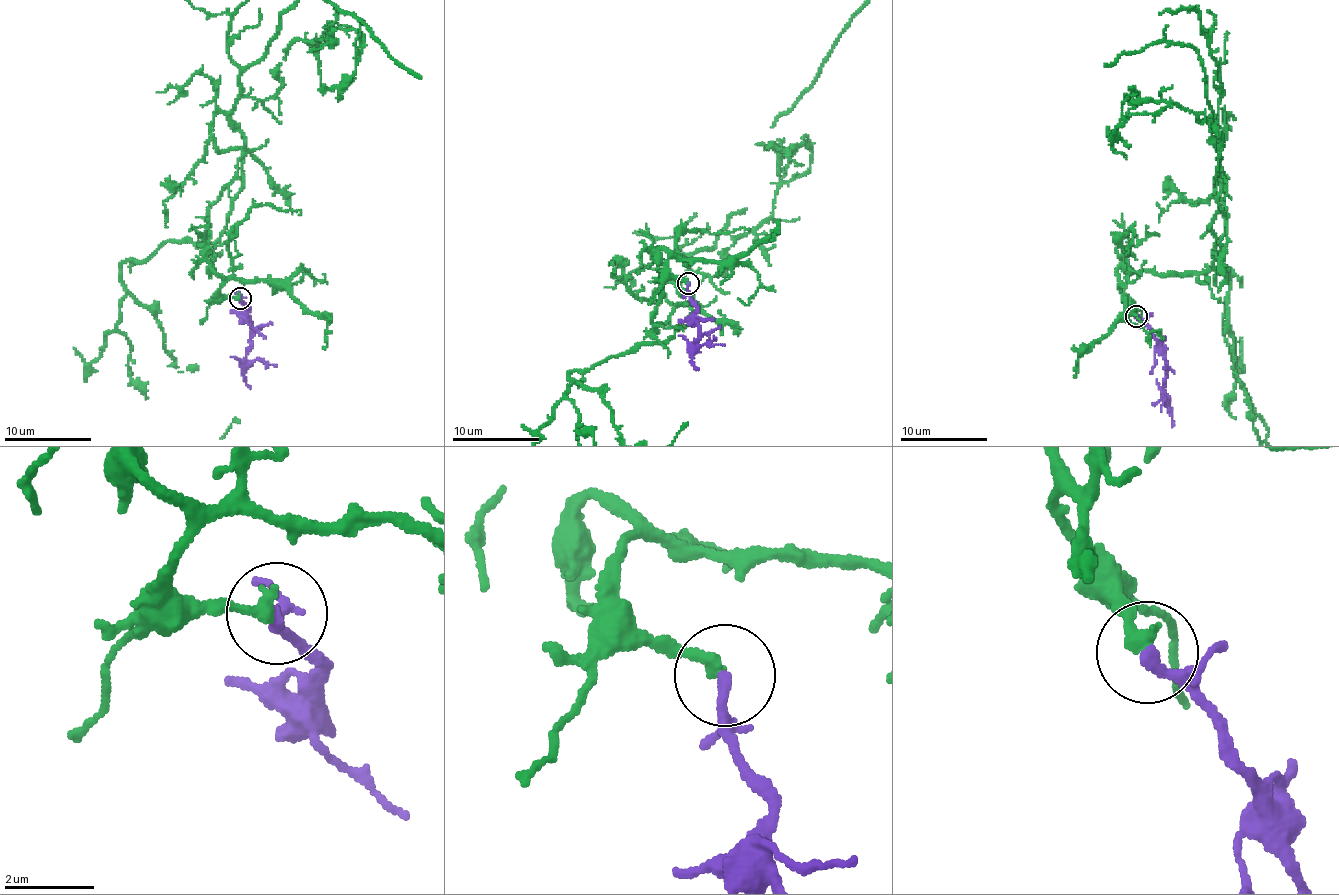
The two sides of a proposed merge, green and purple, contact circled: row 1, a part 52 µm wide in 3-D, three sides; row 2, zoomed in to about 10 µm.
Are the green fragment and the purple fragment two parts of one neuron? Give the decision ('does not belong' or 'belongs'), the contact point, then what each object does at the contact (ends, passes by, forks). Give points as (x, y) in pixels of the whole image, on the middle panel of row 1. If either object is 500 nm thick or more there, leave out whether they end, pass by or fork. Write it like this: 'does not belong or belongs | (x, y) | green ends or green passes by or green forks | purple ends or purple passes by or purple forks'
belongs | (688, 283) | green ends | purple ends

